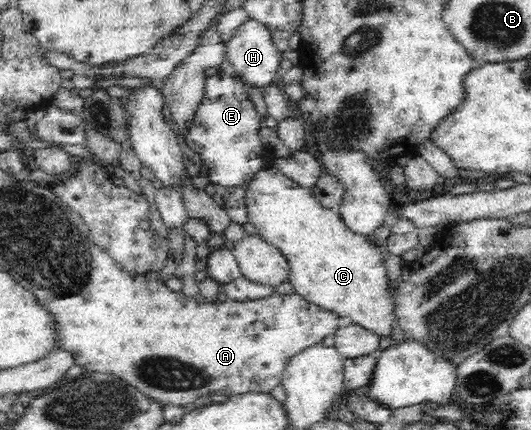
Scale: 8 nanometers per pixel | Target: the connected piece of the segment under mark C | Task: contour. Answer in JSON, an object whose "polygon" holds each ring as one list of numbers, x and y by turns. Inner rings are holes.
{"polygon":[[274,166,259,170,245,185,248,222,251,222,258,235,268,244,276,246,288,259,290,274,288,280,294,292,321,309,335,314,341,323,352,323,360,329,372,332,378,338,391,338,394,326,398,325,396,317,397,283,392,284,388,278,386,259,389,251,376,246,368,235,358,234,340,217,338,209,325,207,311,194,309,189,302,188,297,182,282,174]]}

